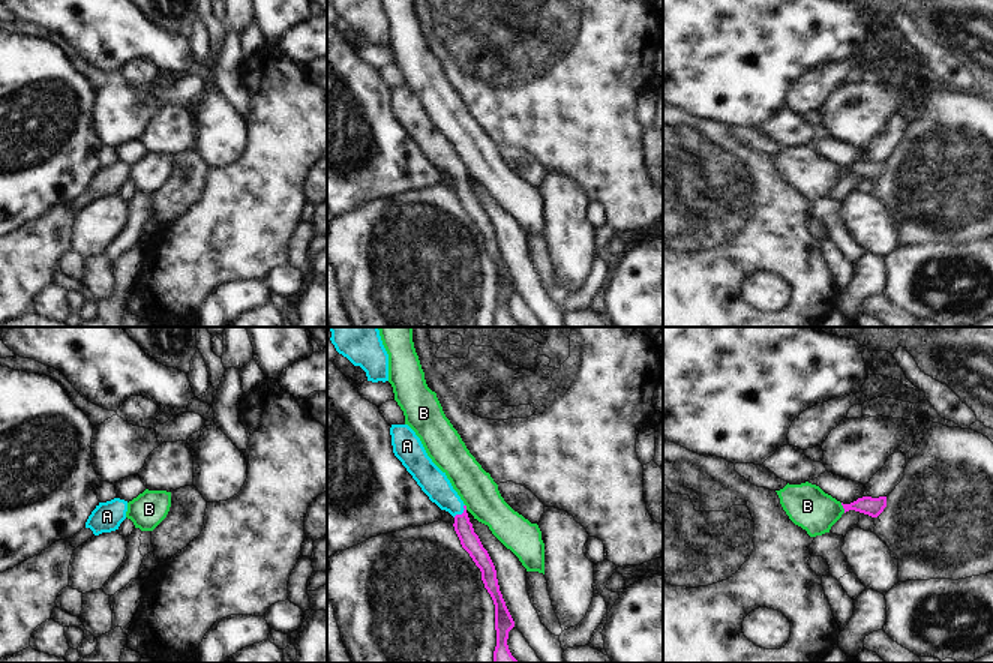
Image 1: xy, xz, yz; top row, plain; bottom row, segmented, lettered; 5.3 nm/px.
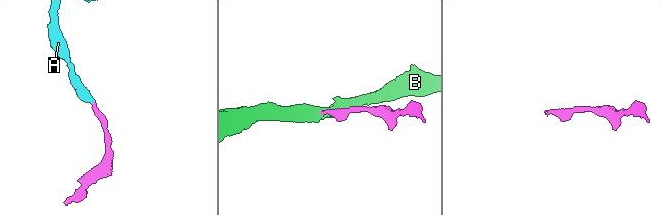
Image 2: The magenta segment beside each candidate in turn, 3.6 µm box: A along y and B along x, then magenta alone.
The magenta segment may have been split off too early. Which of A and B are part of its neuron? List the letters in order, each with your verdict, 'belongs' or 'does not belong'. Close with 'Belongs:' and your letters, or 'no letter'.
A: belongs
B: does not belong
Belongs: A

